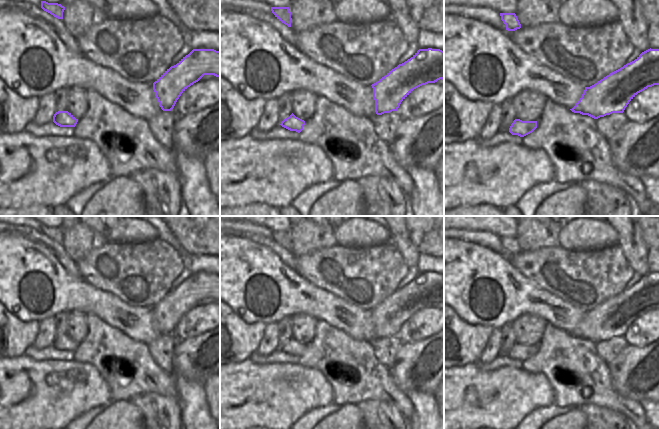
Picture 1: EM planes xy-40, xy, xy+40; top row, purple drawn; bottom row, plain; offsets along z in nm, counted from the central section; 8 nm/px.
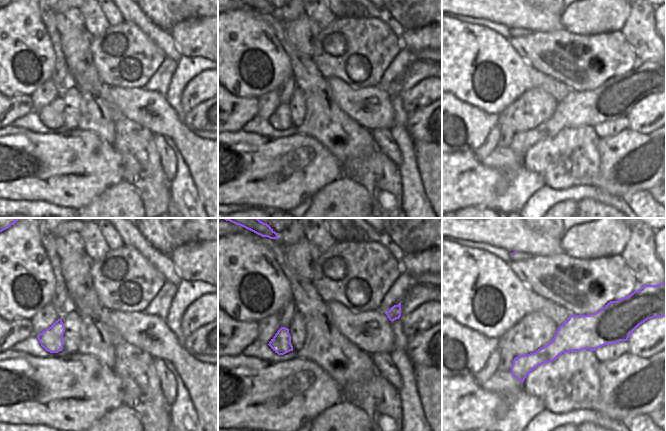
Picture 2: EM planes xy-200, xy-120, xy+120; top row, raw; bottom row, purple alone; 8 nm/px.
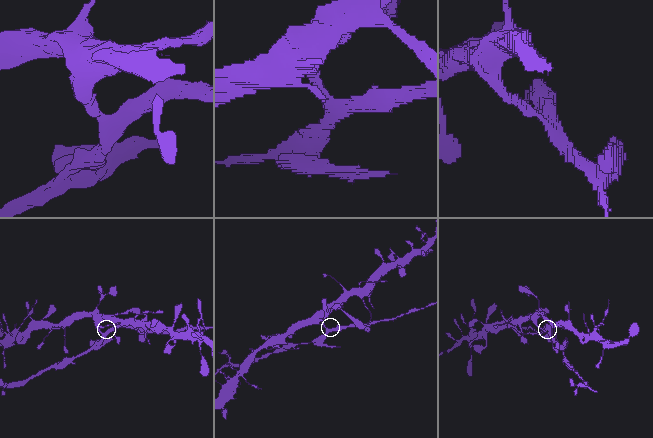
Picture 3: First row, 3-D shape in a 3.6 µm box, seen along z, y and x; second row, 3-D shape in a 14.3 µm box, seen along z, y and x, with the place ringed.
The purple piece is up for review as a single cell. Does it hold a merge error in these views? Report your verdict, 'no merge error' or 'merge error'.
merge error

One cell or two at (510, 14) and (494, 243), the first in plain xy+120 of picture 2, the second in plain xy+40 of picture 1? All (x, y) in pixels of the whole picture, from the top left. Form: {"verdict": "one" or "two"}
{"verdict": "two"}

